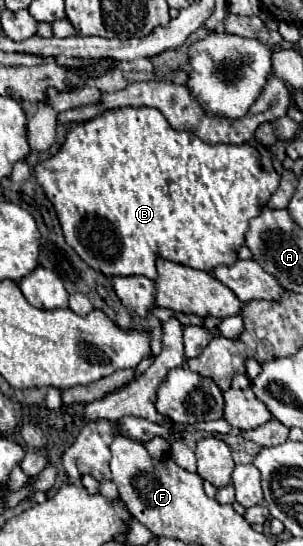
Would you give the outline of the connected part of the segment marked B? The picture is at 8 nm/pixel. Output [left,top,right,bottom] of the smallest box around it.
[34,108,280,278]

